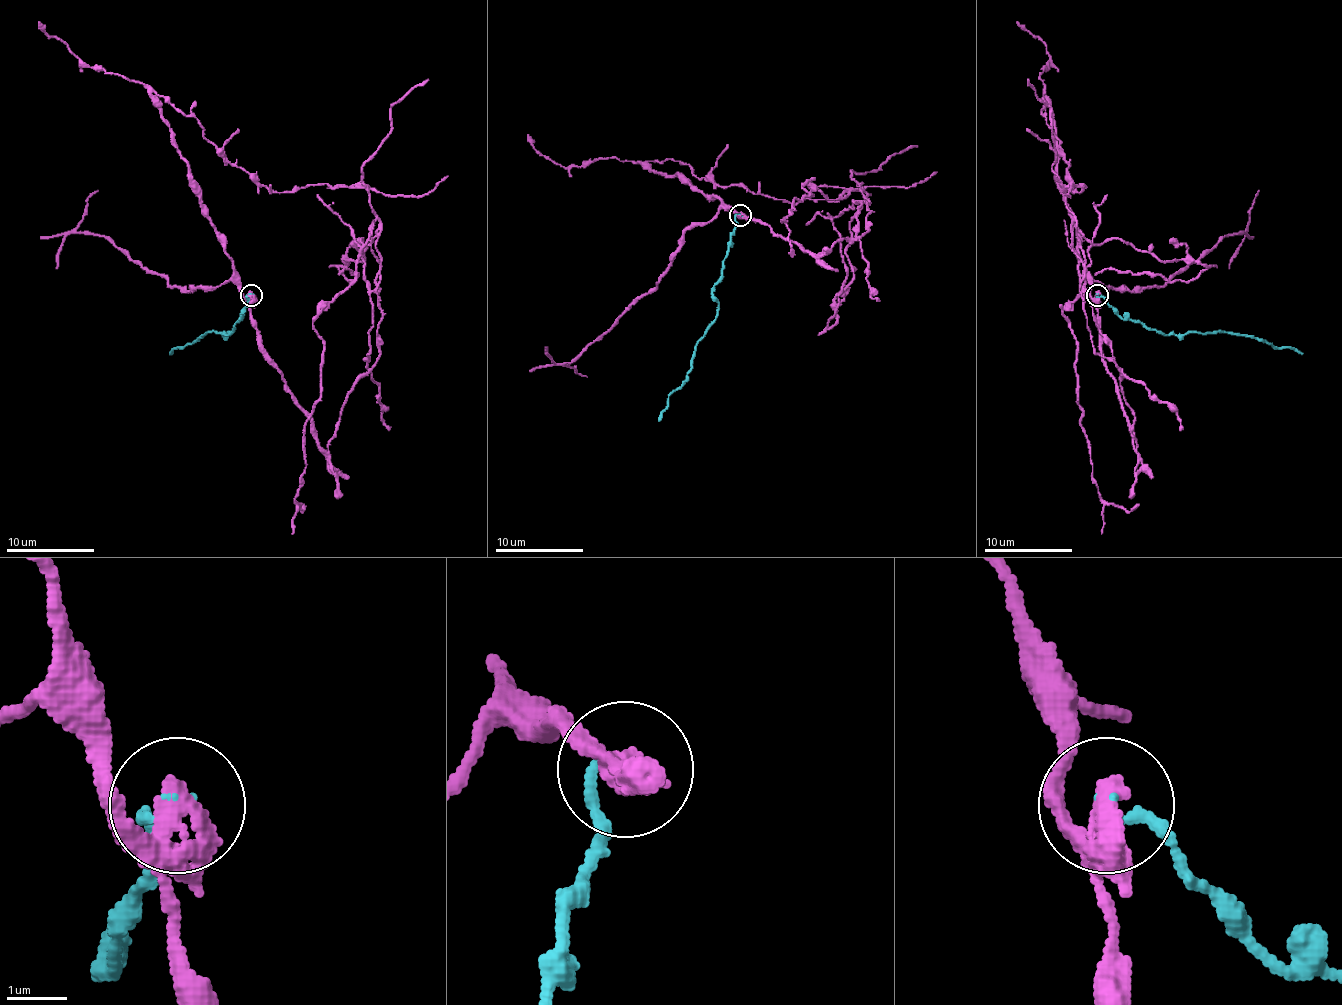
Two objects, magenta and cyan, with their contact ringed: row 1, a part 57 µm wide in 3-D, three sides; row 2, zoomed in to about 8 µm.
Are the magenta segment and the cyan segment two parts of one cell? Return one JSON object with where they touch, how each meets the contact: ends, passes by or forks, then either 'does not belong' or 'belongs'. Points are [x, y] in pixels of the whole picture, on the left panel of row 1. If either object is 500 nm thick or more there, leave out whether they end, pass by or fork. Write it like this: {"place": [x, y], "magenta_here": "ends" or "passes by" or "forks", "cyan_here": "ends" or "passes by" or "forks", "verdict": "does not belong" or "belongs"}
{"place": [251, 295], "magenta_here": "passes by", "cyan_here": "ends", "verdict": "does not belong"}

